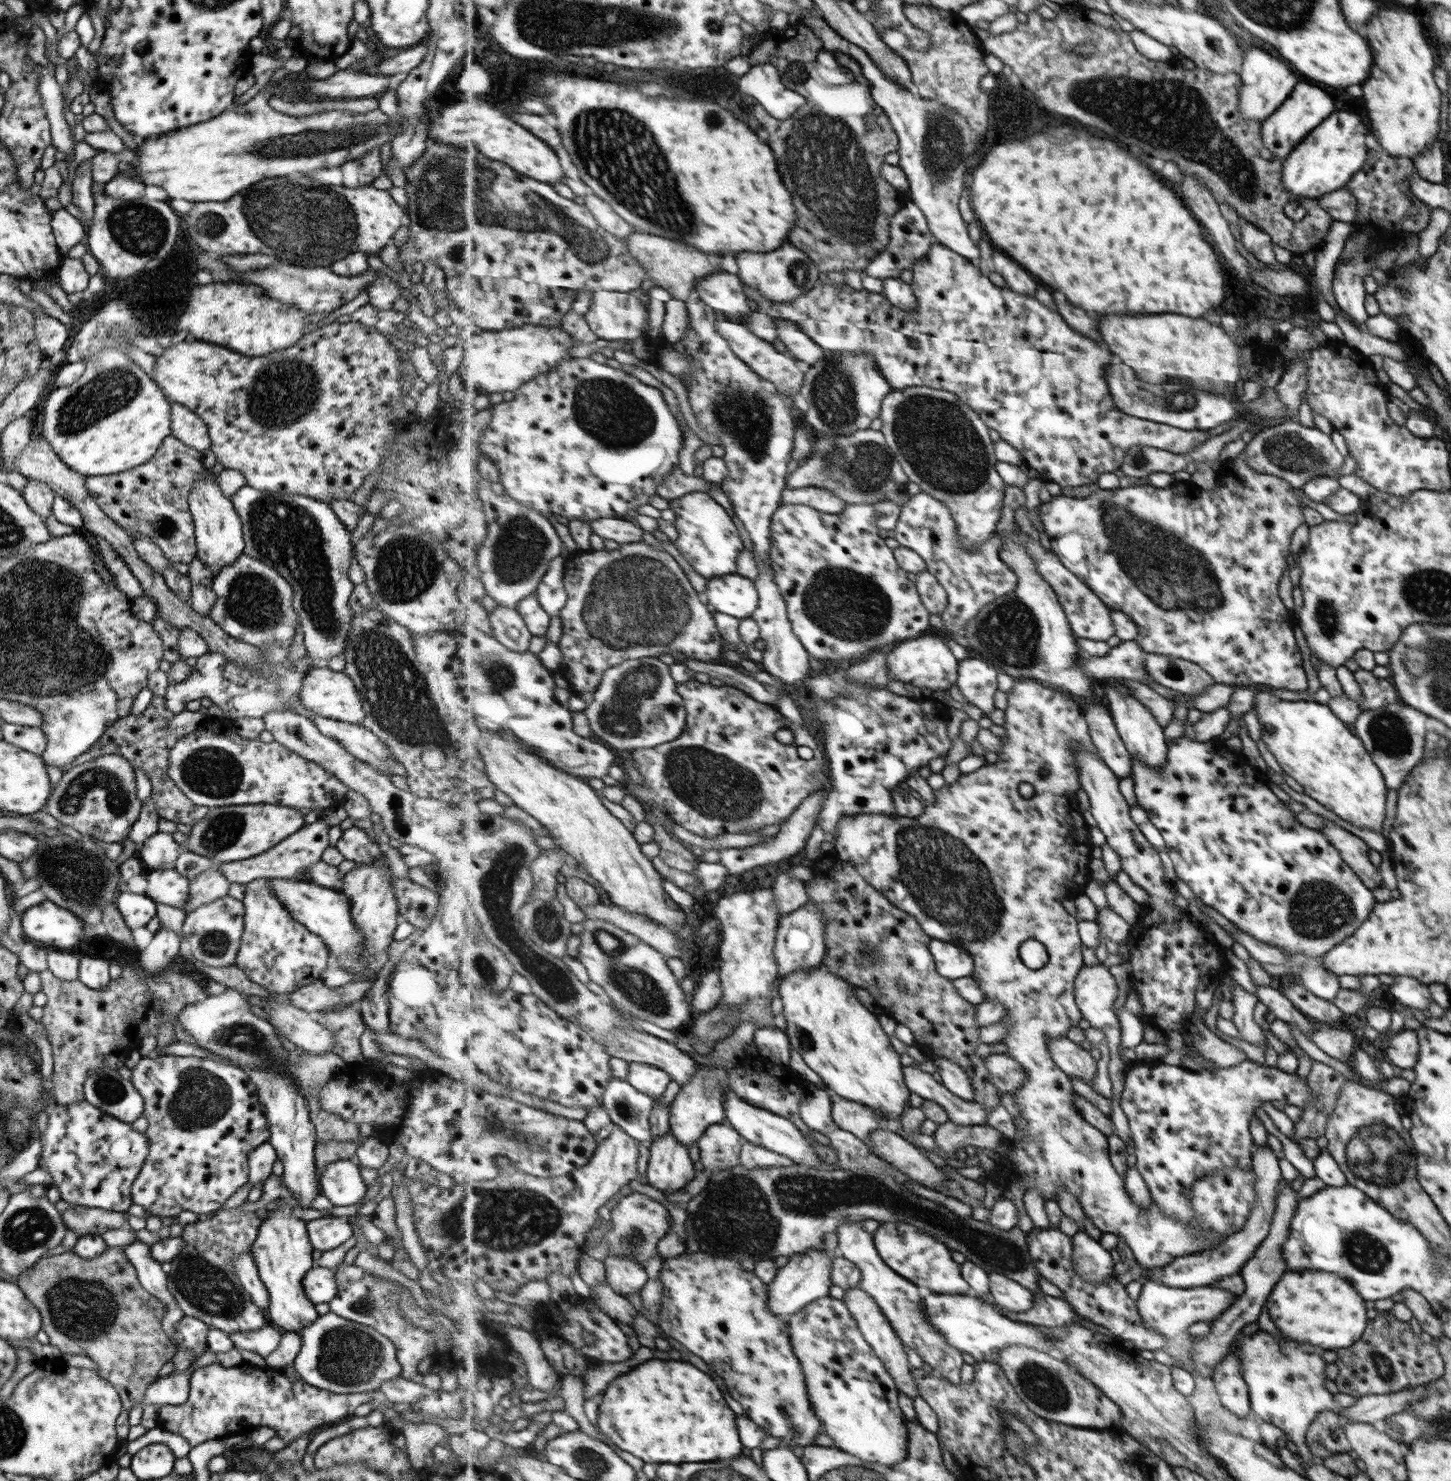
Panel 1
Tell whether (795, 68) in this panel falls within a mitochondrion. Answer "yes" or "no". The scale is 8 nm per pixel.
yes

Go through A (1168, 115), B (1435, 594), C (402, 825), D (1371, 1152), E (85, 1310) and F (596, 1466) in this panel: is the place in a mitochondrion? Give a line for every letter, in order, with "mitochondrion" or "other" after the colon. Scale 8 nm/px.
A: mitochondrion
B: mitochondrion
C: mitochondrion
D: mitochondrion
E: mitochondrion
F: mitochondrion

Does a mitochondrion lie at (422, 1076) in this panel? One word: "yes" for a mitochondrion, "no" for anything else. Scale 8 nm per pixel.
no

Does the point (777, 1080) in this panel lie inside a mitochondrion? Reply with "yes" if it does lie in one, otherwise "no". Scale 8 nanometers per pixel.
yes

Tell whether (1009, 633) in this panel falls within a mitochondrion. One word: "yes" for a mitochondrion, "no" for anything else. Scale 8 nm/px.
yes

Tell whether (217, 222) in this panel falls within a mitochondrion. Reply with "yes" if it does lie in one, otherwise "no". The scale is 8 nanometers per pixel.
yes

